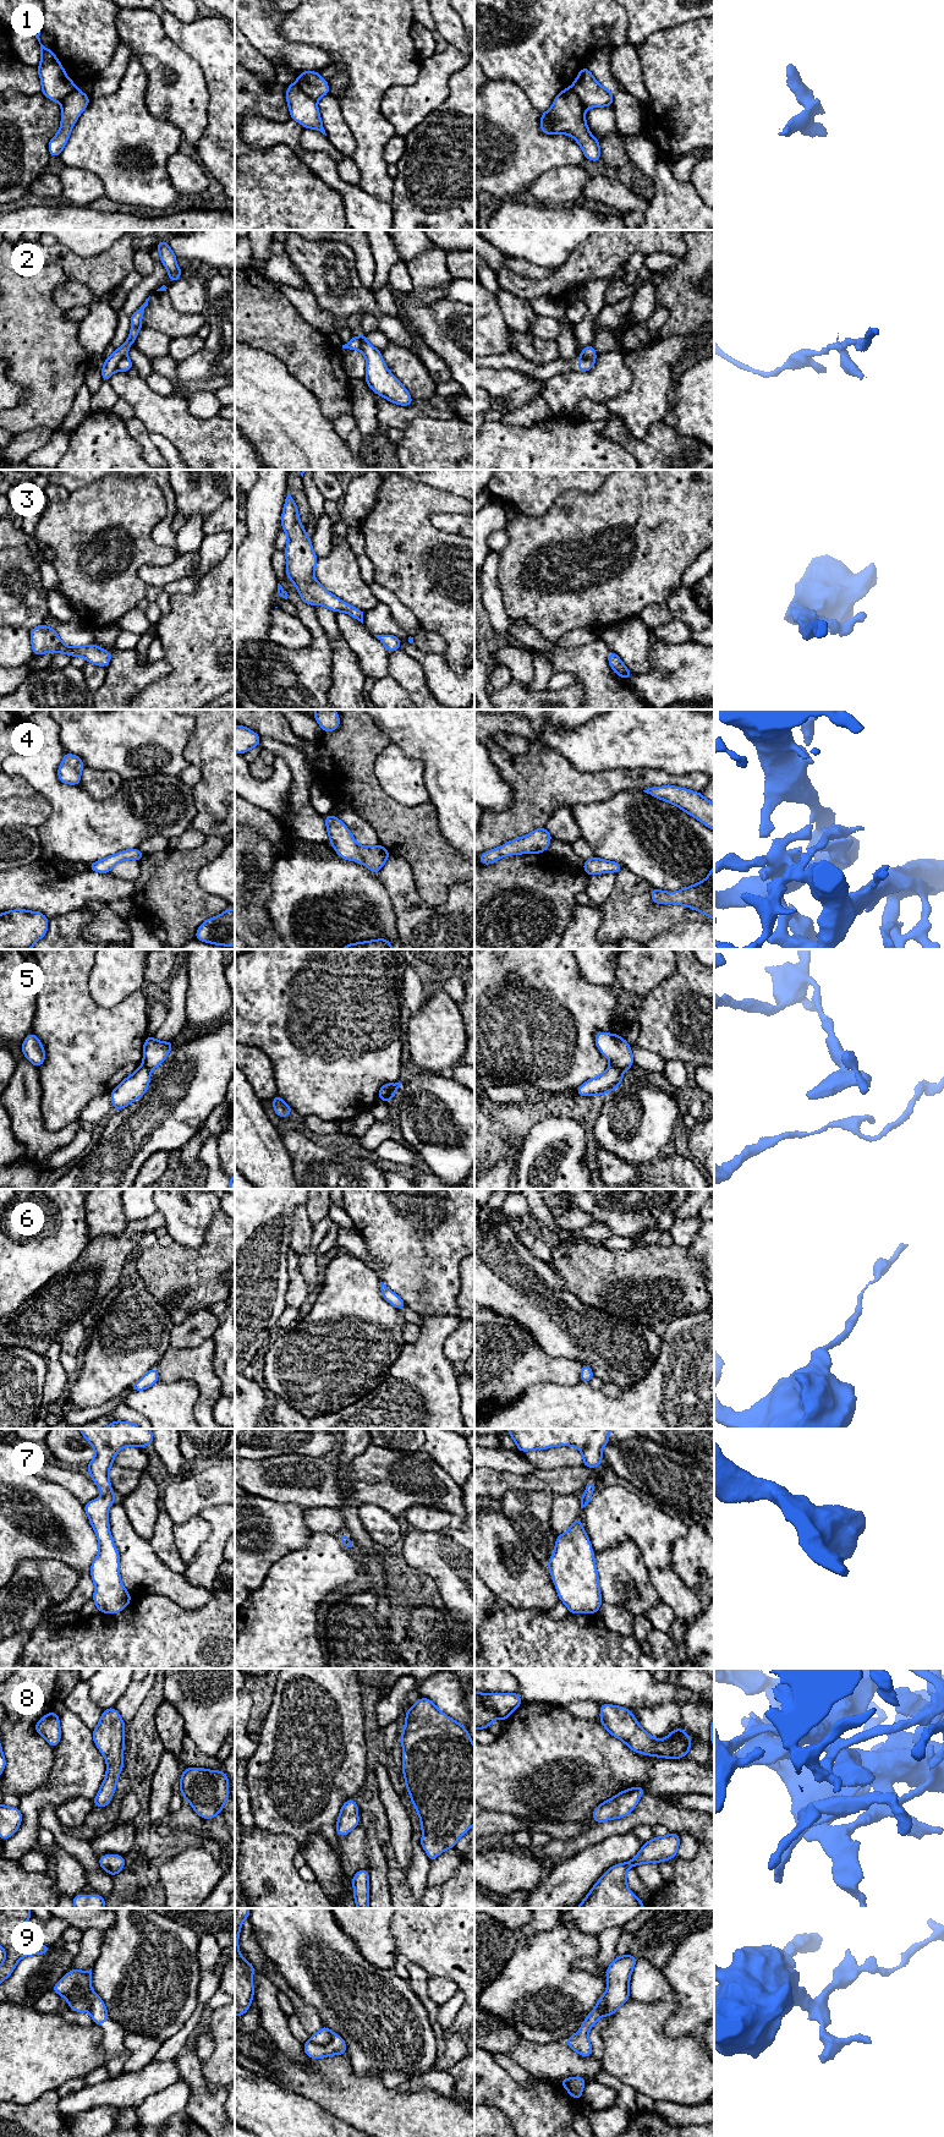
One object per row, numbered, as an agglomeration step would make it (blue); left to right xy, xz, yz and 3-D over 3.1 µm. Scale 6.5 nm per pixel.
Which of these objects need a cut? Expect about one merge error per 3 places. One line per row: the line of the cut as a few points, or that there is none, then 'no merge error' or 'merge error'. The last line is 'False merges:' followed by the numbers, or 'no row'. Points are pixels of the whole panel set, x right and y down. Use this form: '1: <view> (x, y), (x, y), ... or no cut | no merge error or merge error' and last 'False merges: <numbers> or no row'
1: xz (296, 82), (316, 100) | merge error
2: xy (126, 356), (120, 360), (116, 370) | merge error
3: no cut | no merge error
4: no cut | no merge error
5: xz (393, 1084), (383, 1099) | merge error
6: no cut | no merge error
7: no cut | no merge error
8: no cut | no merge error
9: xy (72, 1998), (81, 1996), (88, 2004), (89, 2010) | merge error
False merges: 1, 2, 5, 9

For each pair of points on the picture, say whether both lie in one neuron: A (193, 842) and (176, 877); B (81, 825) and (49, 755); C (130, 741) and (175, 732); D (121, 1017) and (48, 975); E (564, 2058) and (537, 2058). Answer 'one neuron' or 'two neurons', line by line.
A: two neurons
B: one neuron
C: one neuron
D: one neuron
E: one neuron

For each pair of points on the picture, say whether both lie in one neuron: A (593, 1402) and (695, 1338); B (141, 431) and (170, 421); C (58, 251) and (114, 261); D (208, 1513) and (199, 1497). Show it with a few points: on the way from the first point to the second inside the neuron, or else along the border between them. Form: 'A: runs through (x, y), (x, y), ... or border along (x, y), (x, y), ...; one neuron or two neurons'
A: runs through (620, 1406), (632, 1406), (673, 1365); one neuron
B: border along (135, 416), (149, 432); two neurons
C: runs through (71, 263), (100, 264); one neuron
D: border along (221, 1505), (207, 1506), (198, 1513); two neurons

